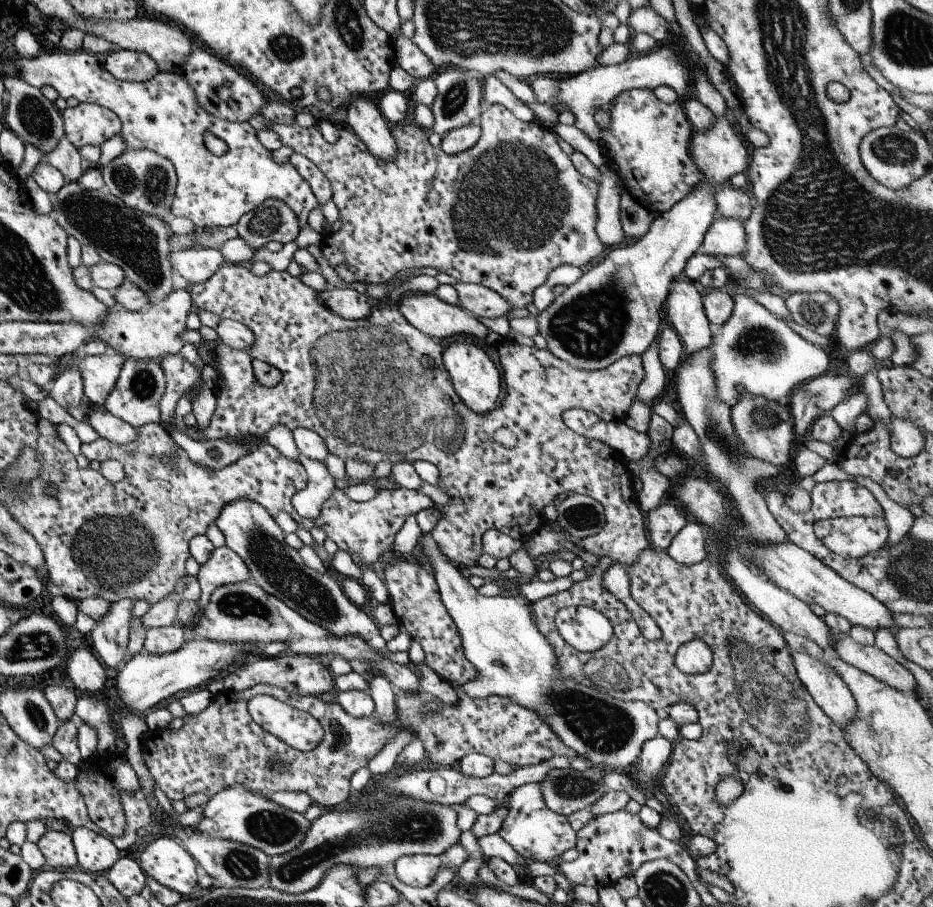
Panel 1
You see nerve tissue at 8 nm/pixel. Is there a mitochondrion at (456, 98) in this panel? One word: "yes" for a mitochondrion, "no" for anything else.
yes

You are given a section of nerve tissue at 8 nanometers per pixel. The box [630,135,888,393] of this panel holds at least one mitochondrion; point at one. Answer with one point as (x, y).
(757, 344)

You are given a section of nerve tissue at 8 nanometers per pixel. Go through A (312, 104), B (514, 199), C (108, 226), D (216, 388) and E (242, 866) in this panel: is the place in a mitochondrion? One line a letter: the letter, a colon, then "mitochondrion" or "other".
A: other
B: mitochondrion
C: mitochondrion
D: other
E: mitochondrion

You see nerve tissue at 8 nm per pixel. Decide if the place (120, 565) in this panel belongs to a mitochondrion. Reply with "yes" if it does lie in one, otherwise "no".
yes

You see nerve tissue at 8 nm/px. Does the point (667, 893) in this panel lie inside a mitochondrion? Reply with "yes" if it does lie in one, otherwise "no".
yes

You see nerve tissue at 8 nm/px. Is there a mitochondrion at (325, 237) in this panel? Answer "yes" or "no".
no

